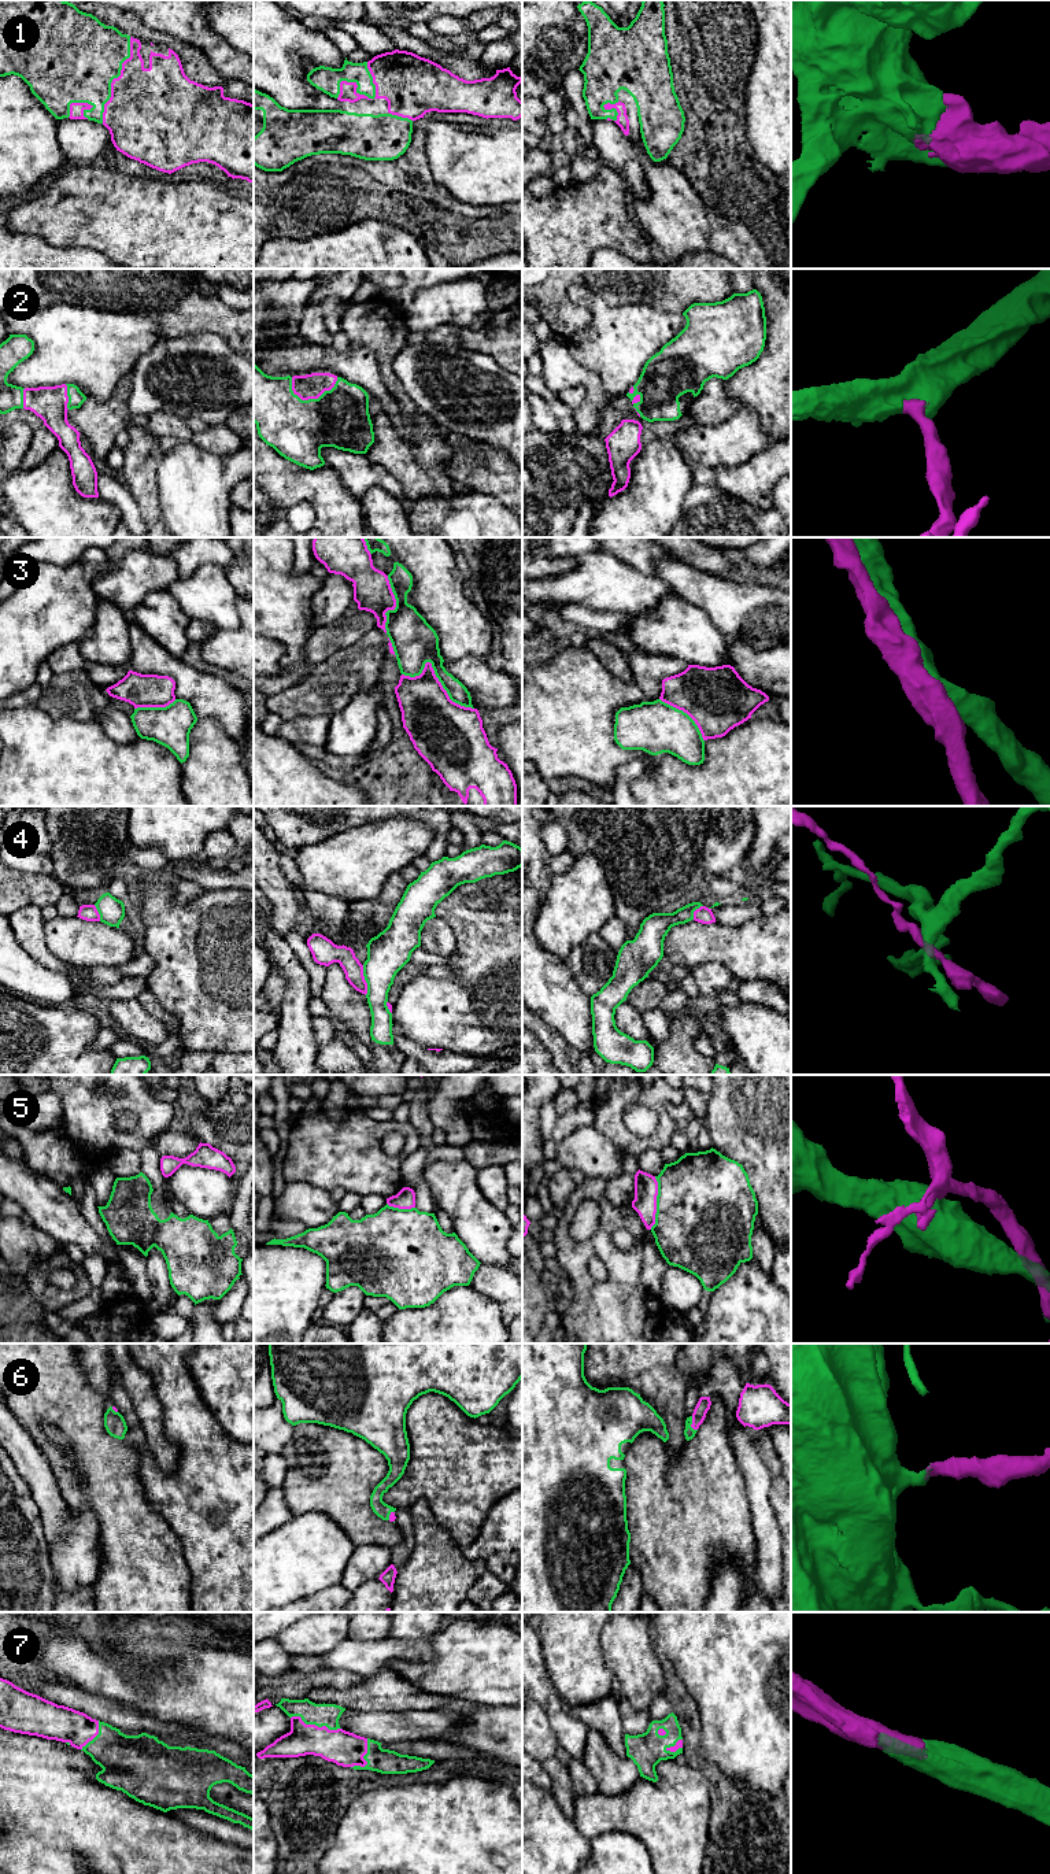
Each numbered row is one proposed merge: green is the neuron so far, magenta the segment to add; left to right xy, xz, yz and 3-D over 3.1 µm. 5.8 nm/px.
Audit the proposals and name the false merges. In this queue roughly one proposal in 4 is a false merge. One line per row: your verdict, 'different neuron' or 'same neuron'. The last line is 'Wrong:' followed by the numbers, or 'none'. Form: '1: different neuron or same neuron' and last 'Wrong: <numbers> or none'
1: same neuron
2: same neuron
3: same neuron
4: different neuron
5: different neuron
6: same neuron
7: same neuron
Wrong: 4, 5

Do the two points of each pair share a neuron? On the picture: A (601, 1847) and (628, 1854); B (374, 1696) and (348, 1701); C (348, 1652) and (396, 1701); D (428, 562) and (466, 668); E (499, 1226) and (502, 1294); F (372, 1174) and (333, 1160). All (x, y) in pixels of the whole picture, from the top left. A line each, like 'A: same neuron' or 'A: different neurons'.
A: same neuron
B: same neuron
C: different neurons
D: different neurons
E: different neurons
F: same neuron

